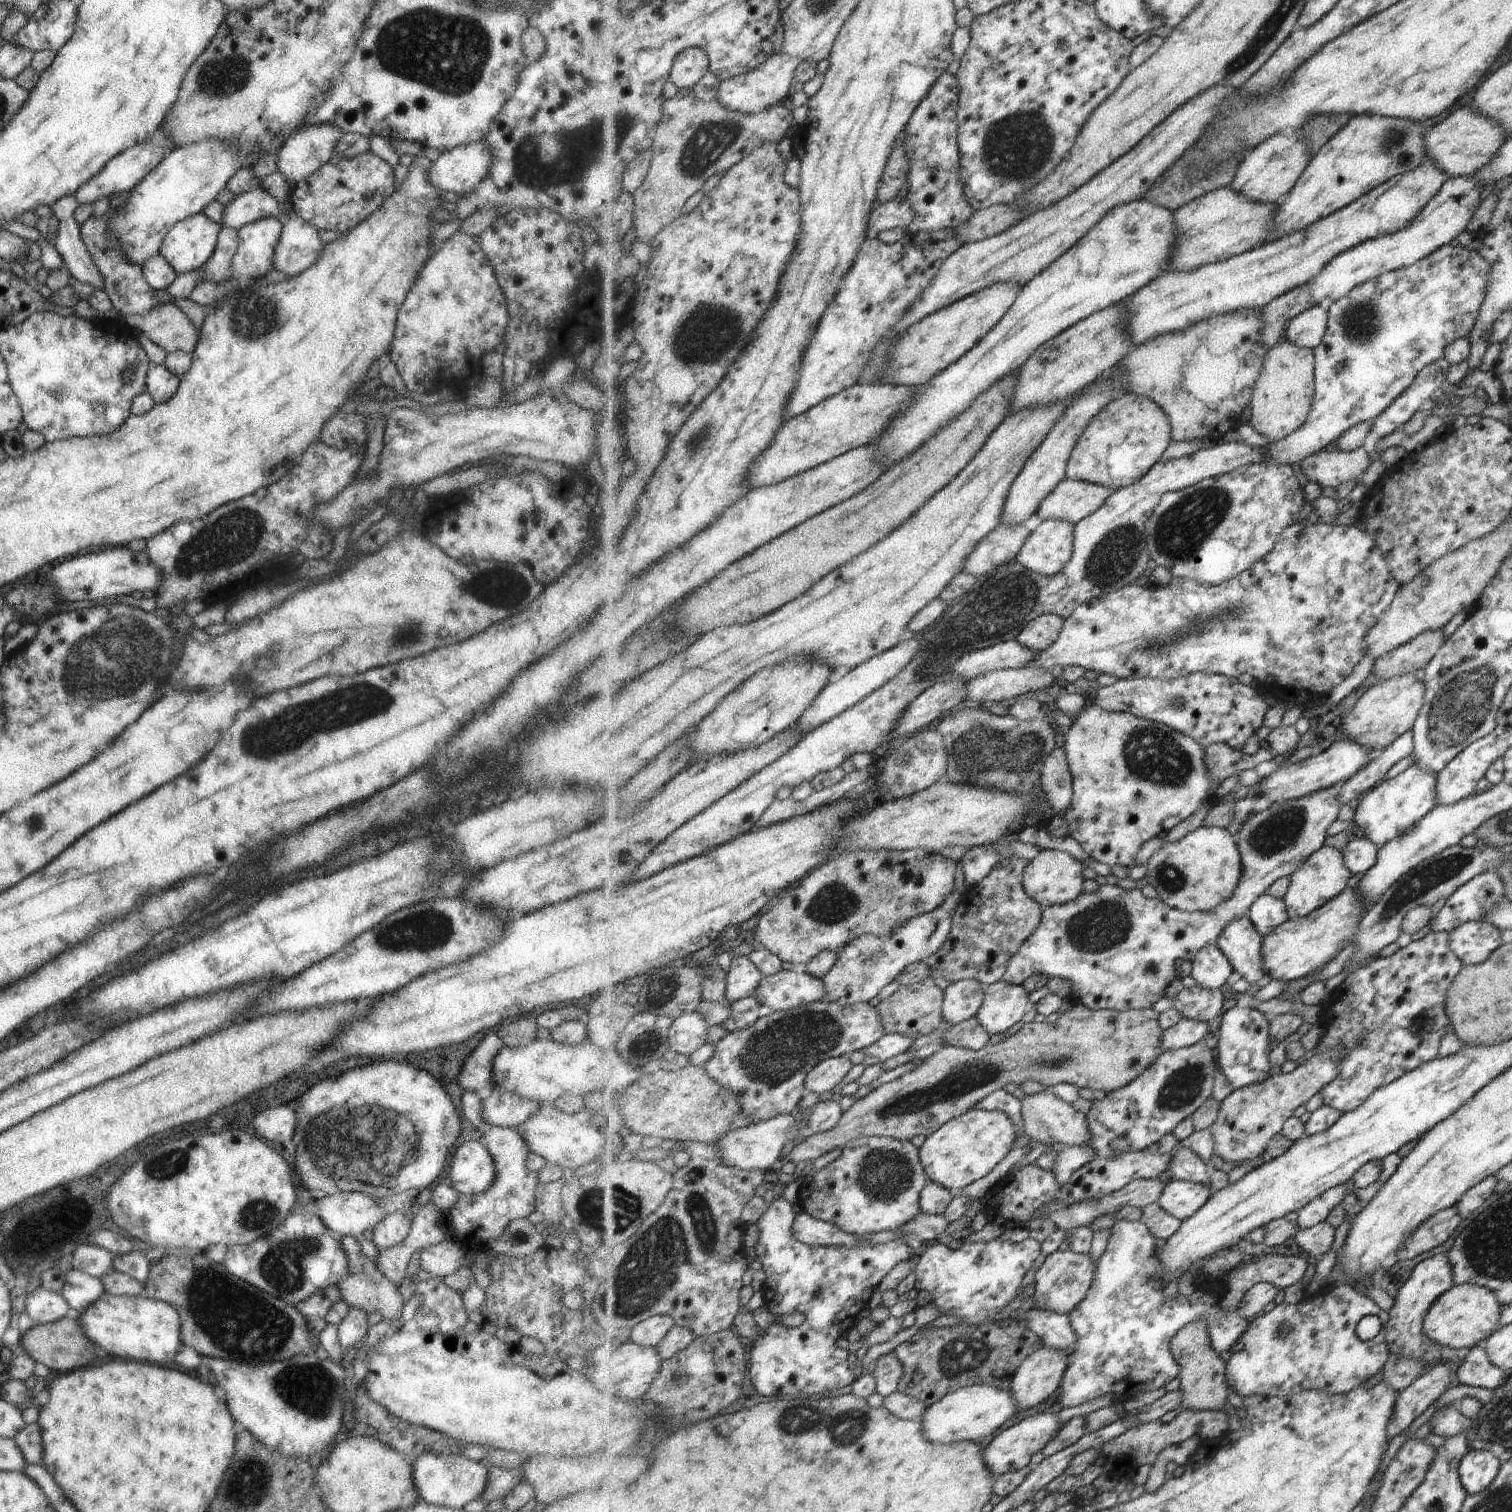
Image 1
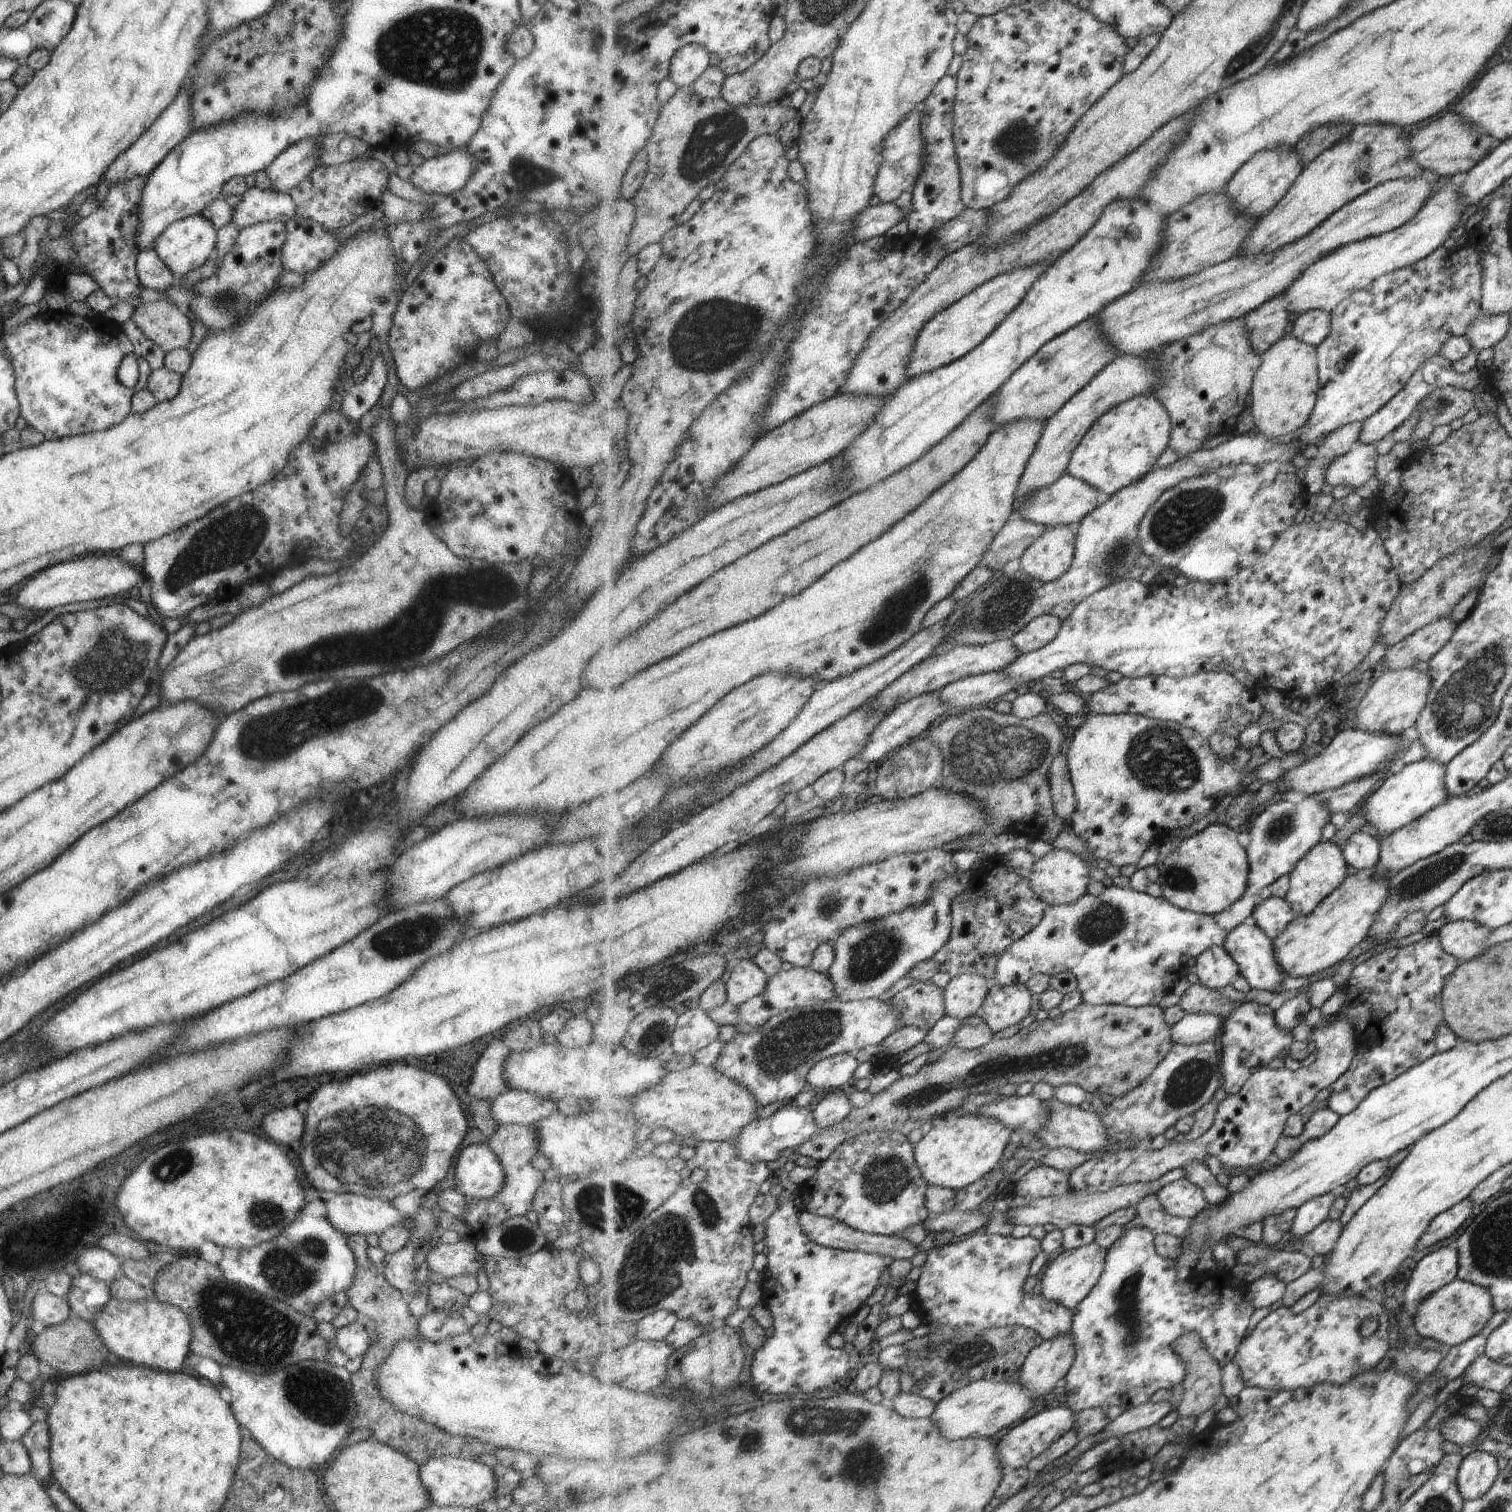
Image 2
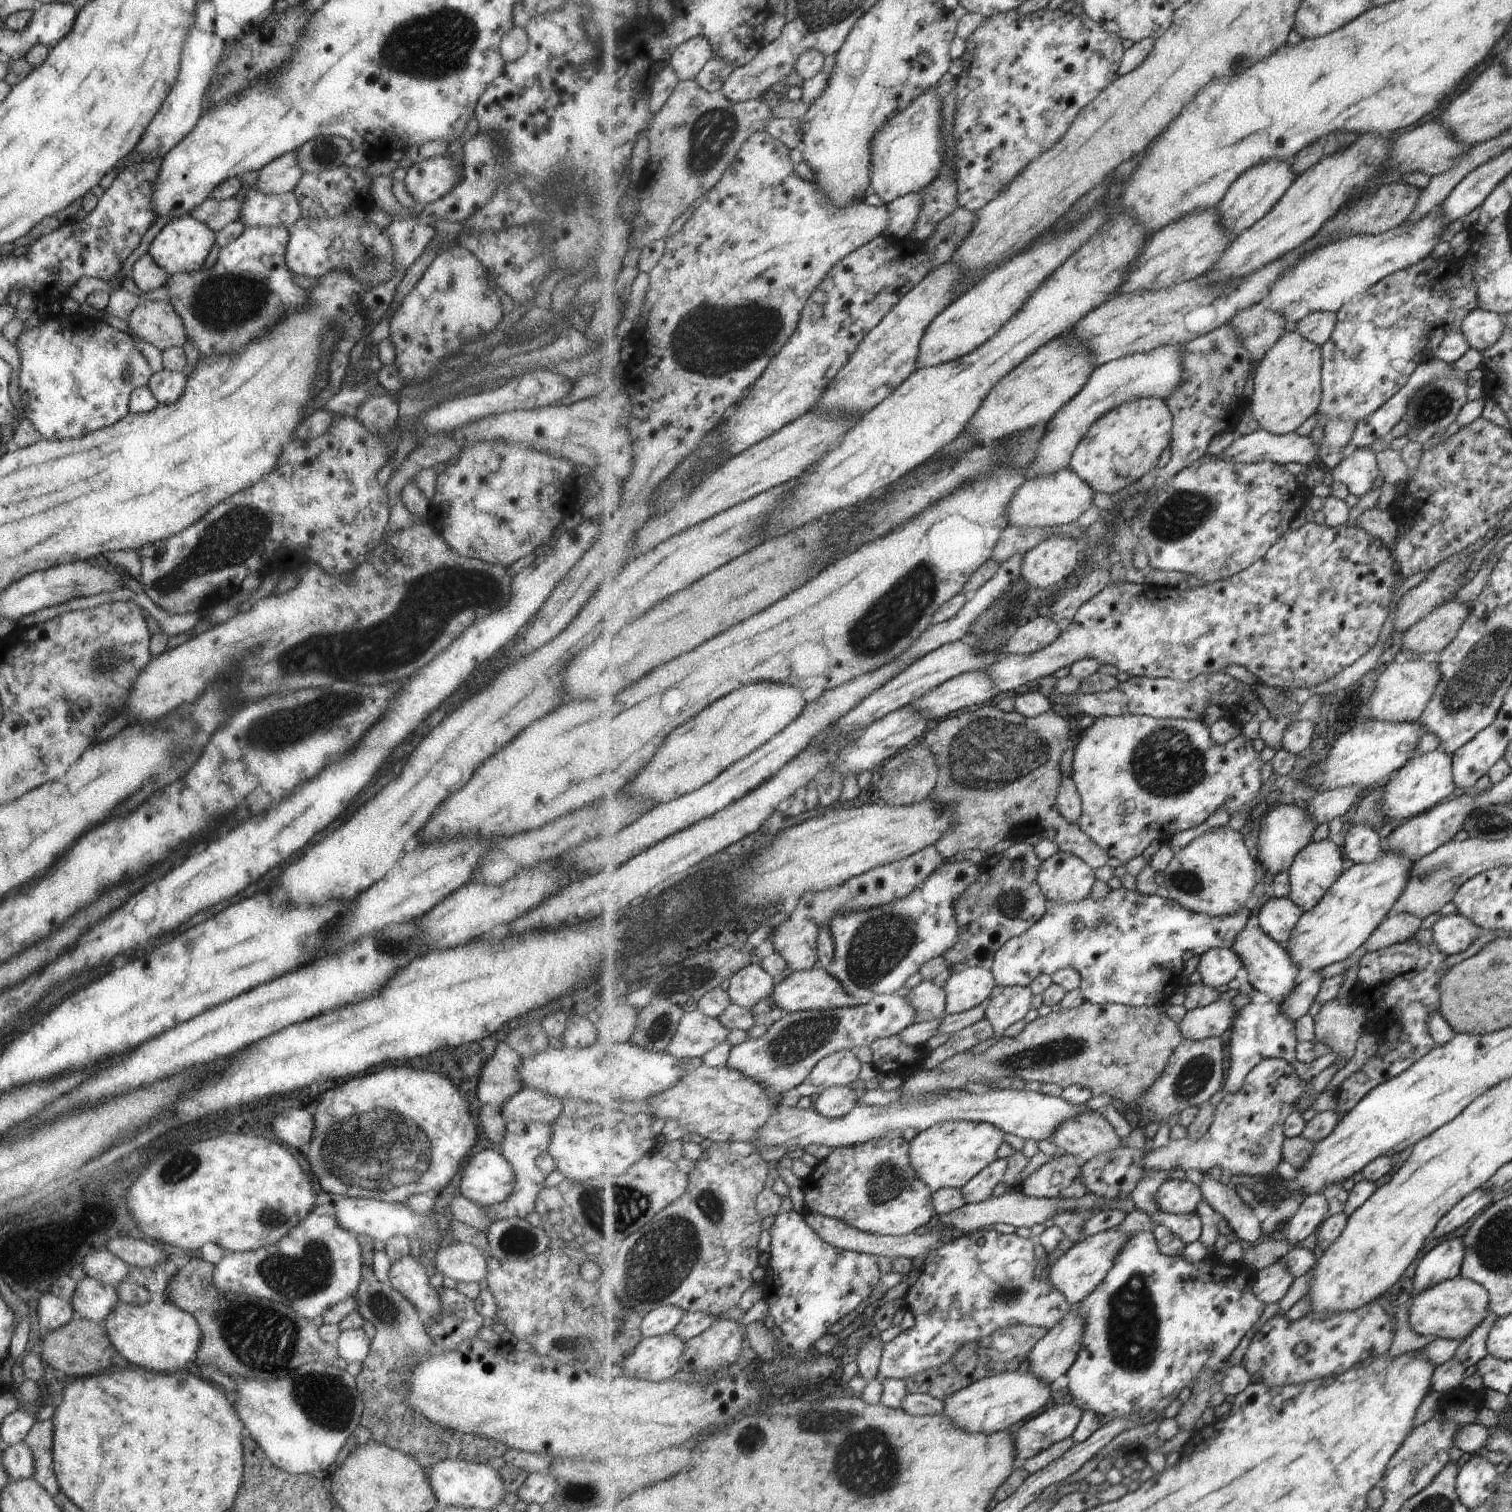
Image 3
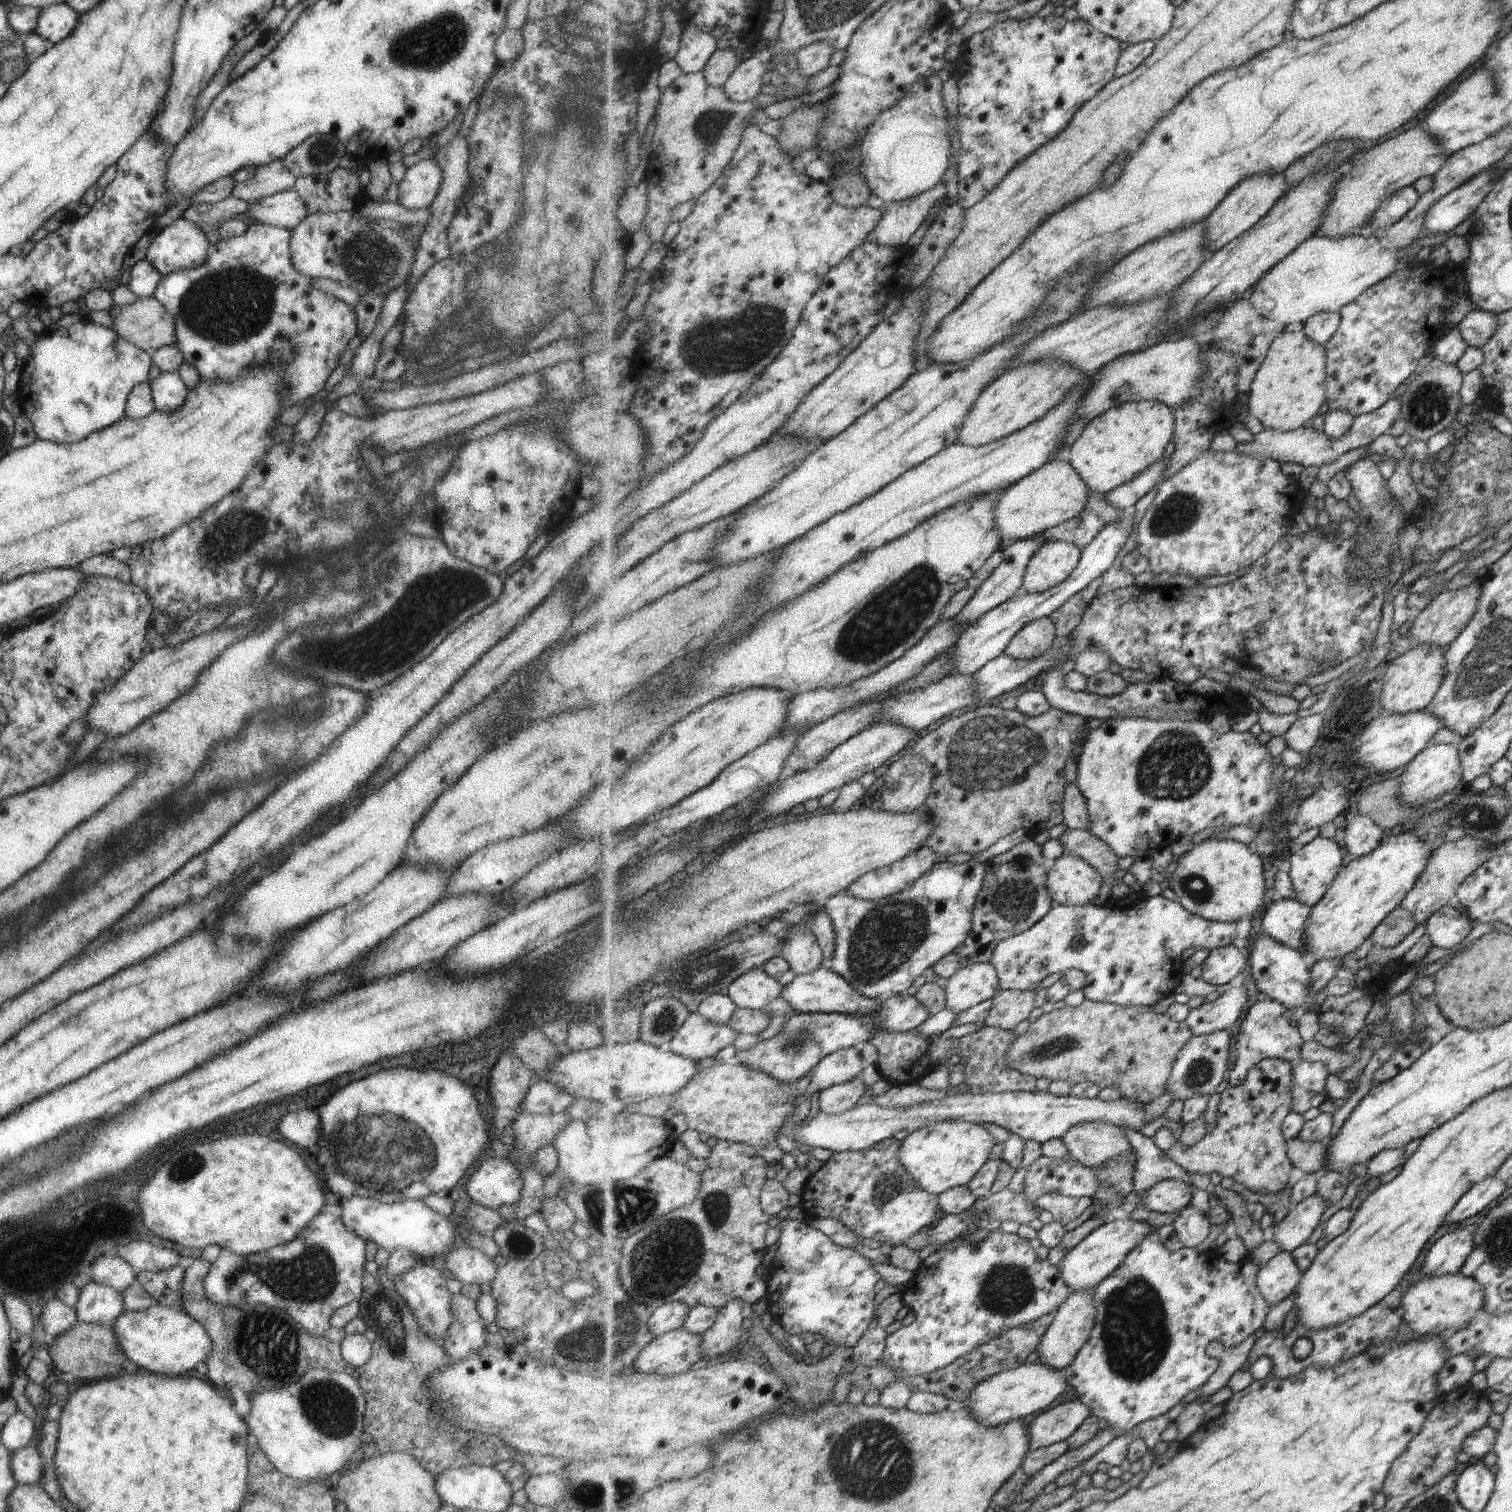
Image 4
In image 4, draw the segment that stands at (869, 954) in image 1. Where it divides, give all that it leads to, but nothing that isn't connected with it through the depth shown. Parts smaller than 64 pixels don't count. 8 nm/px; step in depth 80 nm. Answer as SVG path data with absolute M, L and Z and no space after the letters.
M974 857L964 863L951 863L944 861L936 864L930 873L924 874L922 878L914 883L909 889L894 894L893 896L882 898L881 901L864 901L857 899L854 895L850 895L845 891L841 891L839 894L832 896L822 904L822 909L825 910L829 915L829 918L833 921L836 934L834 956L831 960L826 962L825 966L834 970L837 974L843 976L843 978L846 978L861 994L863 994L863 996L869 997L870 999L882 999L883 997L898 995L901 994L901 992L905 992L905 990L915 982L915 978L919 978L921 975L923 976L924 972L931 968L935 962L939 962L943 956L947 956L947 954L954 952L955 949L959 948L963 942L967 940L972 927L973 904L975 904L977 894L979 894L979 892L981 892L981 888L983 888L985 873L985 864L978 862Z

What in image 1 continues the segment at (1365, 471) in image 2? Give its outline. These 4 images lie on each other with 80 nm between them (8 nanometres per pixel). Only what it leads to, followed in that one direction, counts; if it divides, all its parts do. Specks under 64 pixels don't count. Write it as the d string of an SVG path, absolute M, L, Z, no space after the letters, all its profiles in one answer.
M1365 448L1356 451L1321 451L1302 460L1298 465L1304 481L1320 484L1322 488L1334 488L1344 482L1361 480L1369 468L1369 454Z

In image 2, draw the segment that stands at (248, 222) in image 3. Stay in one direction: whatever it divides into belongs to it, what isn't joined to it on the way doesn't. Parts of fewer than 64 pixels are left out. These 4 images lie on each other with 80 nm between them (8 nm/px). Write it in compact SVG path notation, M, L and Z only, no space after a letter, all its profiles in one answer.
M248 188L231 213L237 228L265 221L287 222L294 215L295 203L289 193L270 189Z

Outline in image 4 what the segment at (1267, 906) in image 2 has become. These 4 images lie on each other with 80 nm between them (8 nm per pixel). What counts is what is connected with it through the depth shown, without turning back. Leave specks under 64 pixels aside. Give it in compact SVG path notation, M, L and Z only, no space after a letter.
M1280 898L1265 911L1261 928L1277 942L1304 953L1304 926L1311 913L1312 908L1294 899Z

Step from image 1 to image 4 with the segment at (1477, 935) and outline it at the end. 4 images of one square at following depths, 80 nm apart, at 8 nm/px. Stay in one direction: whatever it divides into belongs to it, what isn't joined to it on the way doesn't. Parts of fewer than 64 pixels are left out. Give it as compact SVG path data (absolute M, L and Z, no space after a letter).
M1451 901L1427 918L1424 932L1432 946L1451 950L1469 934L1472 927L1469 918Z

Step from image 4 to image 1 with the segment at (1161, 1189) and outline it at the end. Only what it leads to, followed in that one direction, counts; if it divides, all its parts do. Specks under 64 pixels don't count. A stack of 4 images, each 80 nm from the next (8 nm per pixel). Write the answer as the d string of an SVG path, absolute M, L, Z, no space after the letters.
M1172 1179L1166 1184L1158 1203L1179 1220L1194 1216L1211 1198L1209 1186L1193 1181Z

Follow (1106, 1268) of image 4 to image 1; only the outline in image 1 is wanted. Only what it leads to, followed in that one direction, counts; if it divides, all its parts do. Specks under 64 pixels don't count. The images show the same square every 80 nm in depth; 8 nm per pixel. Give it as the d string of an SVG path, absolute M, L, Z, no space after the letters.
M1071 1249L1048 1255L1045 1262L1035 1270L1034 1281L1030 1287L1030 1292L1035 1296L1035 1308L1070 1315L1090 1292L1095 1273L1097 1264L1092 1264L1091 1256L1080 1255Z

